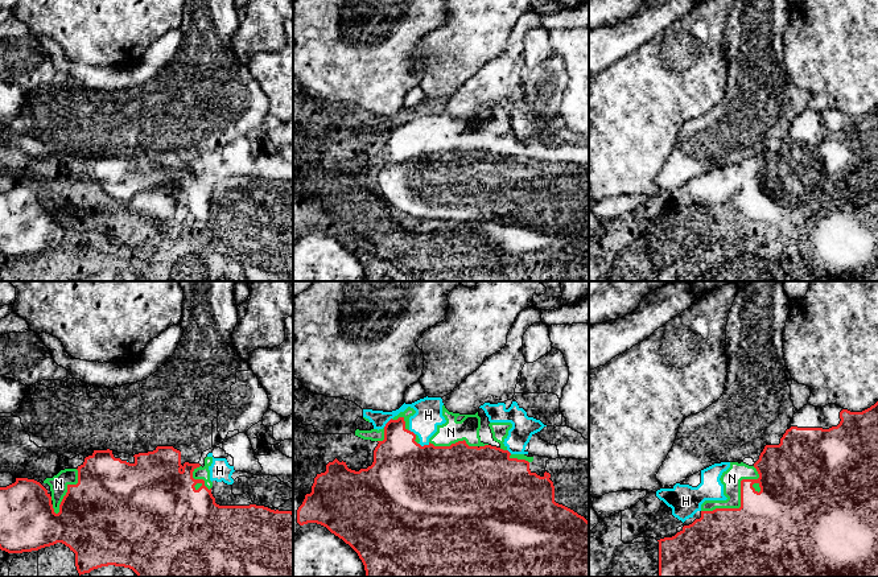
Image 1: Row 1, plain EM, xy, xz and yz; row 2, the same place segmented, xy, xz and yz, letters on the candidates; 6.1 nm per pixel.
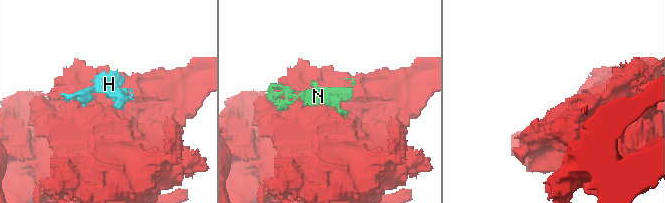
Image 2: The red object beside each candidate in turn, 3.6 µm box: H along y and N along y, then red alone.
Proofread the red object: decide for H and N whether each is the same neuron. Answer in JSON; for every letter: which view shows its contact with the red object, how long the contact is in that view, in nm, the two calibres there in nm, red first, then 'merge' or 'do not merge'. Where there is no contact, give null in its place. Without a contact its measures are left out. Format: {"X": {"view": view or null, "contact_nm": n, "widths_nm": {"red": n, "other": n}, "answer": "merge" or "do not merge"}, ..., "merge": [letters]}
{"H": {"view": "xz", "contact_nm": 70, "widths_nm": {"red": 500, "other": 160}, "answer": "do not merge"}, "N": {"view": "yz", "contact_nm": 440, "widths_nm": {"red": 480, "other": 120}, "answer": "do not merge"}, "merge": []}

